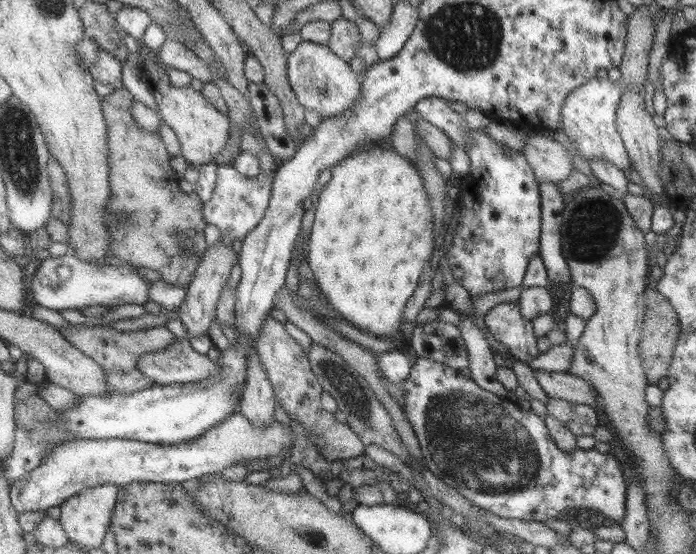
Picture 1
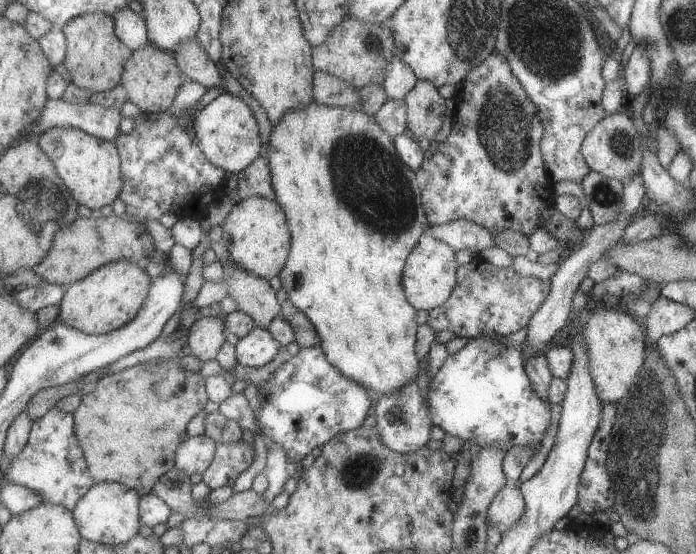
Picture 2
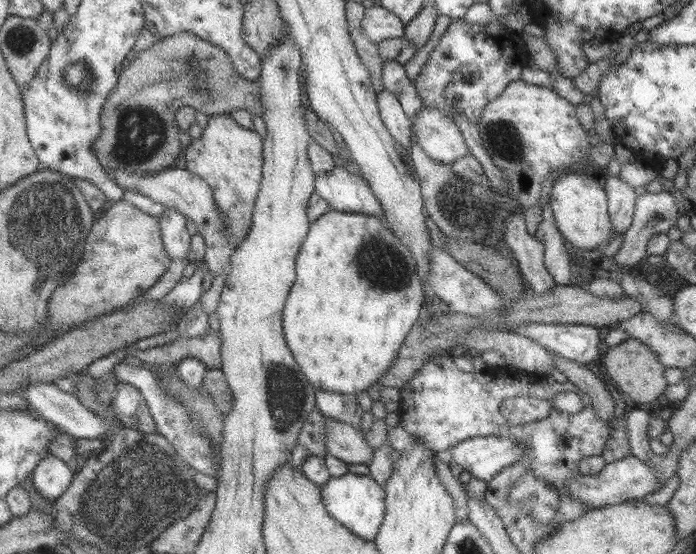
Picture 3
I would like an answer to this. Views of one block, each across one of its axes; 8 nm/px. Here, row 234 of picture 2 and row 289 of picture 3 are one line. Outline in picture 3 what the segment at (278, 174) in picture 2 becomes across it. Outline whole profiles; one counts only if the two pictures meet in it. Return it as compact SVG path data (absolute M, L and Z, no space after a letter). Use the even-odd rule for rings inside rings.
M330 209L311 223L307 237L302 243L296 258L296 280L287 296L283 312L283 329L287 345L290 347L300 370L313 384L315 390L331 390L340 394L353 394L366 392L366 389L376 379L379 379L384 371L392 364L397 350L404 344L406 335L416 325L421 311L424 309L426 293L421 285L419 274L416 270L416 261L412 259L412 253L404 244L398 241L395 234L385 225L383 219L371 214L346 213Z

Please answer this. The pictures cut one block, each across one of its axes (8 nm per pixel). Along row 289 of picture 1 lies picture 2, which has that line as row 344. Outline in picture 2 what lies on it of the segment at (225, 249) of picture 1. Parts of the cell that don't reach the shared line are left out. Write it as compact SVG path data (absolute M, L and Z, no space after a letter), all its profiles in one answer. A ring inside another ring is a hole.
M212 317L196 319L190 326L186 351L202 362L215 360L225 342L224 328L224 319Z

